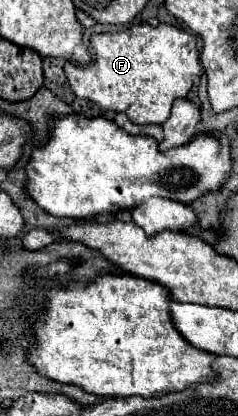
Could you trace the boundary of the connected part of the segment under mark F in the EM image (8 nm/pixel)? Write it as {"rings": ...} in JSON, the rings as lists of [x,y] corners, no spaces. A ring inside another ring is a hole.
{"rings":[[[137,24],[137,26],[131,26],[127,30],[121,30],[121,32],[103,32],[103,34],[93,34],[91,36],[91,46],[95,50],[95,60],[89,64],[89,66],[77,66],[72,67],[72,63],[67,62],[64,65],[64,71],[71,84],[71,90],[79,96],[79,98],[85,98],[85,100],[91,100],[91,102],[97,102],[101,108],[107,108],[107,110],[113,110],[113,112],[123,112],[129,116],[129,120],[133,124],[163,124],[167,118],[169,118],[169,112],[171,112],[171,104],[173,100],[177,98],[185,98],[187,92],[191,90],[193,86],[193,80],[197,76],[203,74],[203,66],[201,66],[201,60],[199,60],[199,50],[197,50],[197,40],[193,34],[189,34],[187,30],[181,30],[181,28],[175,28],[171,24],[159,24],[159,26],[149,26],[149,24]]]}

